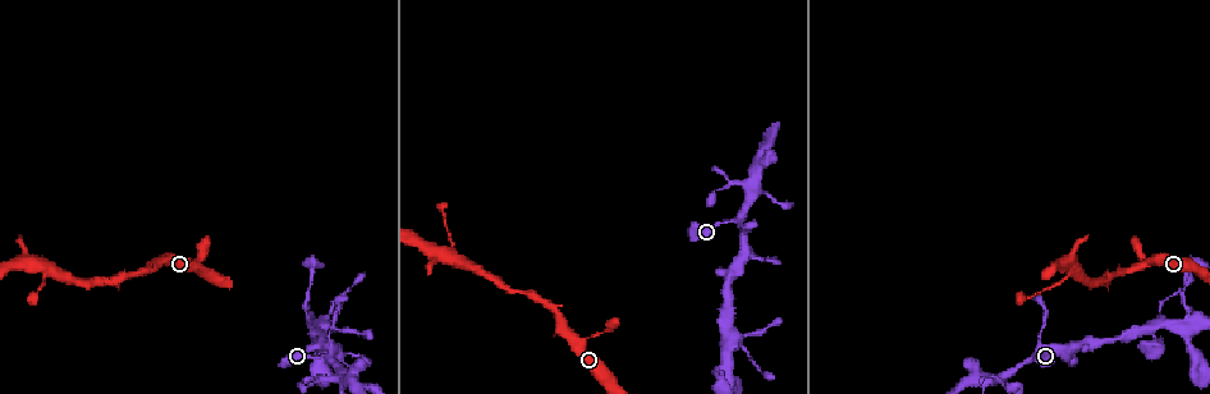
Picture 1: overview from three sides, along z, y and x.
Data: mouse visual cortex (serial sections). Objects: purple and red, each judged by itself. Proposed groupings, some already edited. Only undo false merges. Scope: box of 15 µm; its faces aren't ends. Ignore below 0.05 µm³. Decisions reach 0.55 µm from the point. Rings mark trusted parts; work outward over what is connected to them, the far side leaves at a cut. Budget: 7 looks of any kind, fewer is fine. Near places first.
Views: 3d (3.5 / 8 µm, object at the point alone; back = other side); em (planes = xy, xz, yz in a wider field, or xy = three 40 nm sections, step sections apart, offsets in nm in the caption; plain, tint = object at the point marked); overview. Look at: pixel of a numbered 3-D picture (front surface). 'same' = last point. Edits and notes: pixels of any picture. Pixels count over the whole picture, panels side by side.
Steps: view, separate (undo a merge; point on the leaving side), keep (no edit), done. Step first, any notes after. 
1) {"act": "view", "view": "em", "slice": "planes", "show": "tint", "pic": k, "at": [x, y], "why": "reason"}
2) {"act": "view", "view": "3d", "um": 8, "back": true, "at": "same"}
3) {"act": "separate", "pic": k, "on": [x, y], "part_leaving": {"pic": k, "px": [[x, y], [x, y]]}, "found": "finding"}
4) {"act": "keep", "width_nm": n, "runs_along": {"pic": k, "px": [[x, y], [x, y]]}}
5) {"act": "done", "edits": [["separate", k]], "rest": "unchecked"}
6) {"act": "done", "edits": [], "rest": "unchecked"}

{"act": "view", "view": "3d", "um": 3.5, "pic": 1, "at": [605, 332], "why": "abrupt turn"}

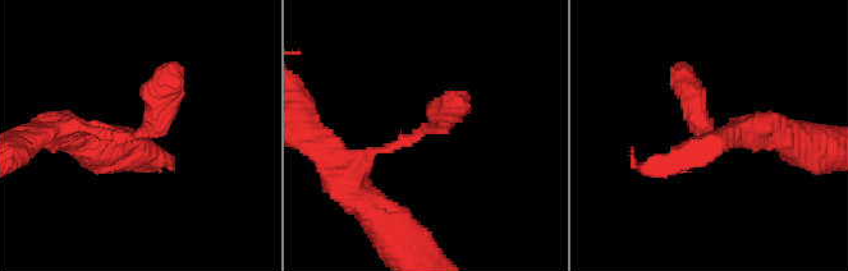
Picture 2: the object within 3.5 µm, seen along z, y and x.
{"act": "view", "view": "em", "slice": "xy", "step": 3, "show": "tint", "pic": 2, "at": [429, 125]}

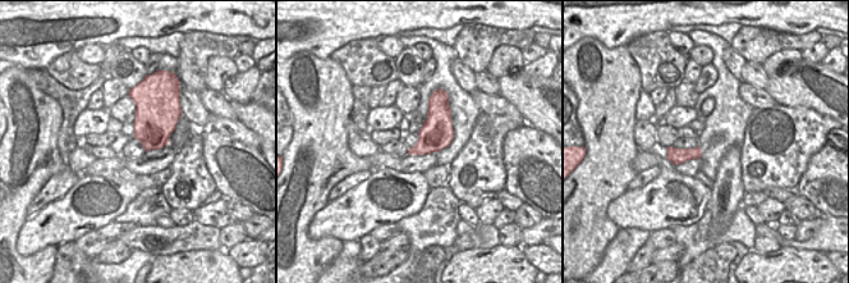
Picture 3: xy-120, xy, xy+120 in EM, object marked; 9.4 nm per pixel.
{"act": "keep", "width_nm": 320, "runs_along": {"pic": 2, "px": [[342, 174], [436, 125], [459, 96]]}, "found": "continuous, no second cell"}

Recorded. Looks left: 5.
{"act": "view", "view": "3d", "um": 3.5, "pic": 1, "at": [327, 357]}

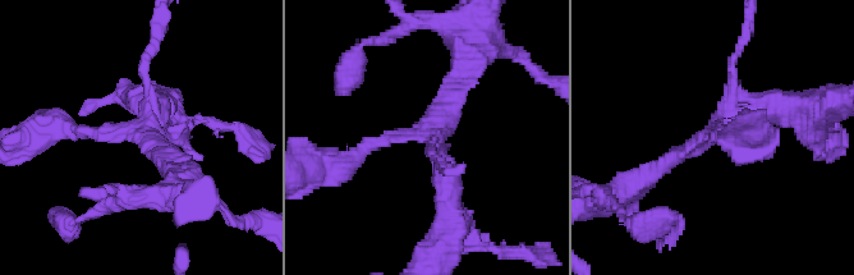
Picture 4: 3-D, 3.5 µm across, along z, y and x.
{"act": "view", "view": "em", "slice": "planes", "show": "tint", "pic": 4, "at": [140, 126], "arms": 4, "arm_widths_nm": [100, 150, 200, 350], "why": "shape alone is not enough"}

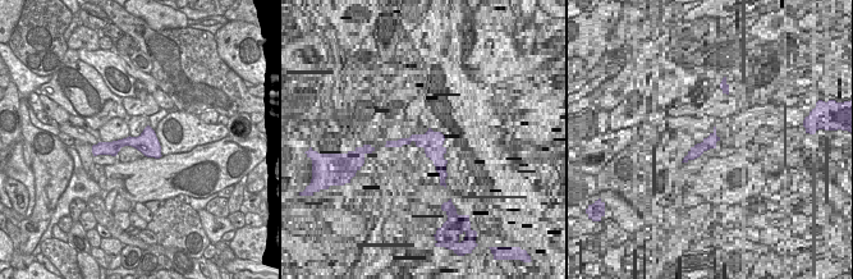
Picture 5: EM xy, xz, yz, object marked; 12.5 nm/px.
{"act": "keep", "width_nm": 280, "runs_along": {"pic": 5, "px": [[97, 150], [146, 142], [157, 154]]}, "found": "all the same cell"}

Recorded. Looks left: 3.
{"act": "view", "view": "3d", "um": 3.5, "pic": 1, "at": [727, 333], "why": "branch point"}

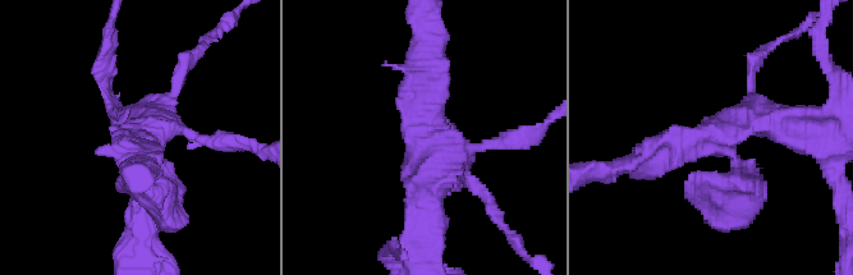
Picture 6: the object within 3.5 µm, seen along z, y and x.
{"act": "keep", "runs_along": {"pic": 6, "px": [[647, 161], [742, 118], [801, 122]]}, "found": "one cell here"}

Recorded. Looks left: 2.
{"act": "done", "edits": [], "rest": "unchecked"}

